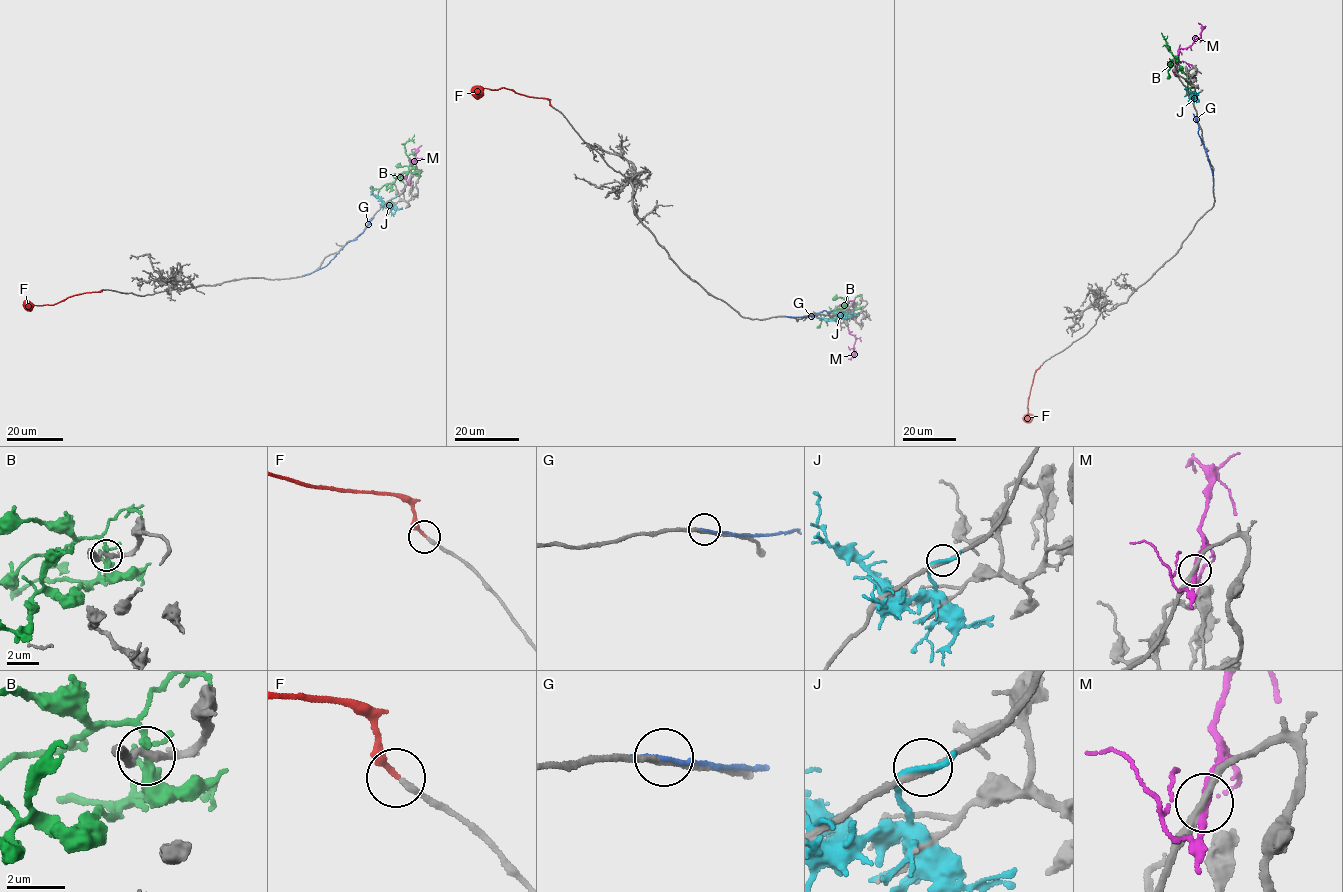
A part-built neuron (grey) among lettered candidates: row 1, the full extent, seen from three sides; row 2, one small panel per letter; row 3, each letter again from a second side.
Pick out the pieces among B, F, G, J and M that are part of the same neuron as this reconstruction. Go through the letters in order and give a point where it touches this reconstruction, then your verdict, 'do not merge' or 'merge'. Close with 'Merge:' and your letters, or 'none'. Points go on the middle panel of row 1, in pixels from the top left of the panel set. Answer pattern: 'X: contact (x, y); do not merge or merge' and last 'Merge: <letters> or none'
B: contact (854, 304); do not merge
F: contact (552, 107); merge
G: contact (786, 316); do not merge
J: contact (844, 310); do not merge
M: contact (852, 305); do not merge
Merge: F

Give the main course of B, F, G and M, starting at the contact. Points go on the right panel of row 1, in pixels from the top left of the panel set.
B: (1174, 63), (1177, 58), (1179, 70), (1187, 77), (1188, 88), (1192, 86)
F: (1041, 365), (1031, 388), (1026, 415), (1029, 418)
G: (1213, 186), (1212, 171), (1193, 113)
M: (1176, 68), (1178, 50), (1189, 47), (1201, 36), (1201, 26), (1198, 23)

